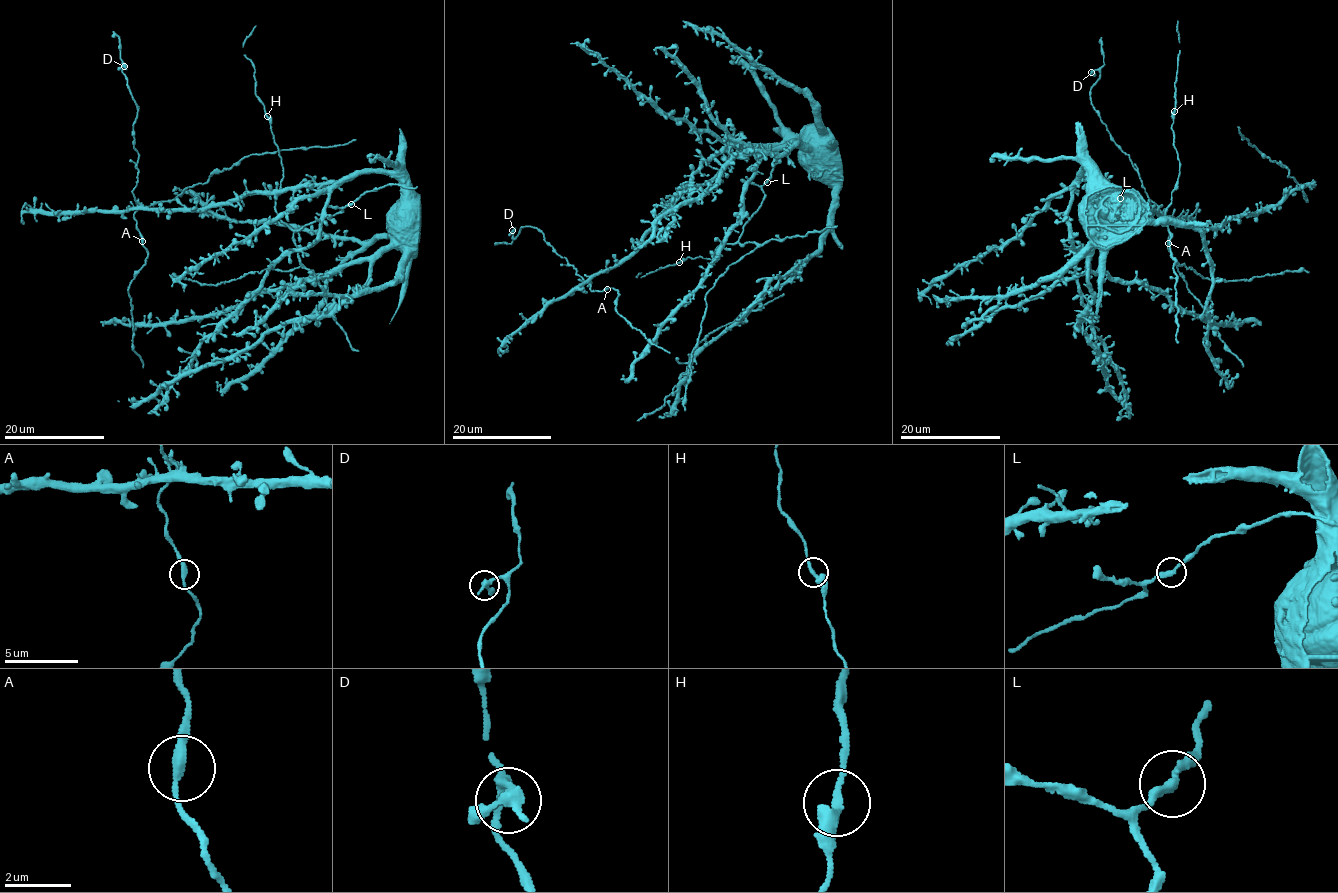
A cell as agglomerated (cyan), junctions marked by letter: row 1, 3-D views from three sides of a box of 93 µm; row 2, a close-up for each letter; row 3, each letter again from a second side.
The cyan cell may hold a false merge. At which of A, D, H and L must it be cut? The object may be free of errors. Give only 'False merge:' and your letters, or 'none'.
False merge: none

